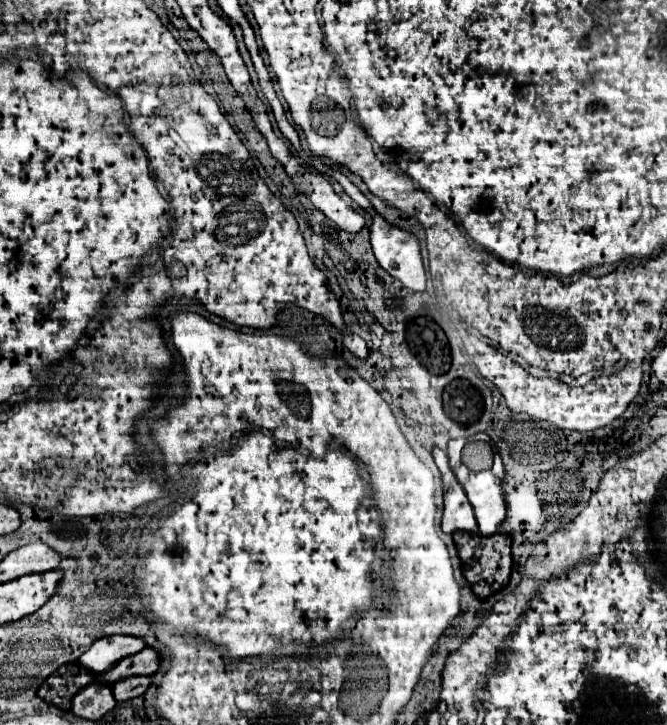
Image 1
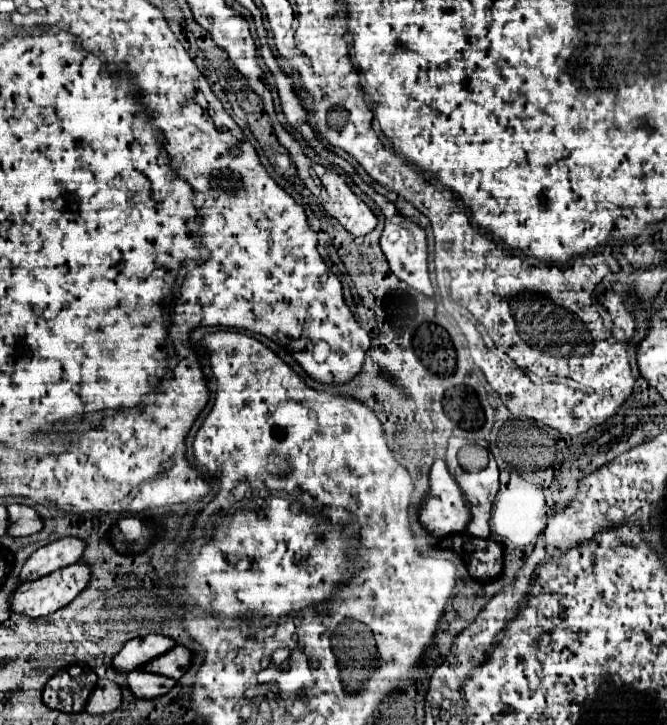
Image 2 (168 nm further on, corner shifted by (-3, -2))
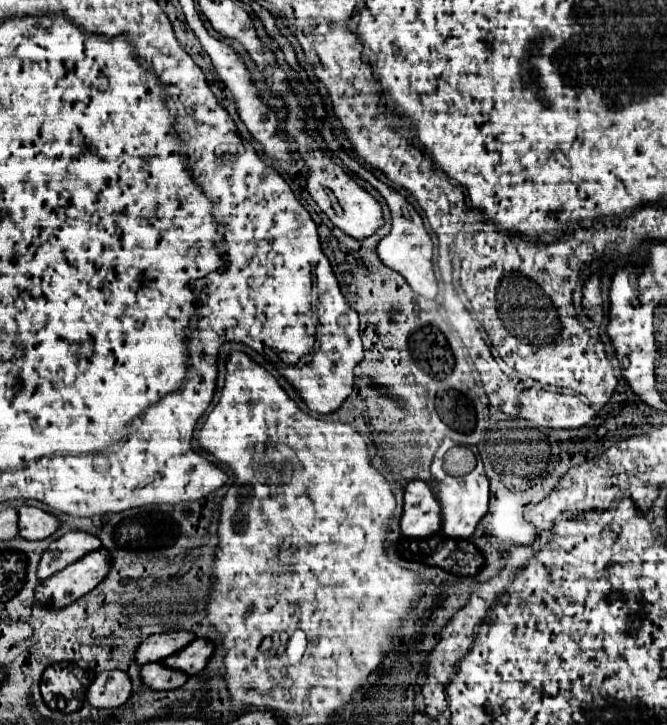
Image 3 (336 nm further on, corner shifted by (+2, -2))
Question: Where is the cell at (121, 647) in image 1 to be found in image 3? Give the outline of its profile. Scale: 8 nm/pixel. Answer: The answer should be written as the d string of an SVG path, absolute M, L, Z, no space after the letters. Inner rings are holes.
M170 631L160 635L150 635L136 651L136 661L140 665L152 663L152 661L164 661L166 657L178 653L186 645L190 645L196 639L190 631Z

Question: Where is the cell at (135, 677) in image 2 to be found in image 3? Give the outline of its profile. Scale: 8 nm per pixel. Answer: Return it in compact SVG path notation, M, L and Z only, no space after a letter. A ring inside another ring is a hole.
M146 663L142 665L142 679L152 689L178 689L186 683L188 675L162 663Z

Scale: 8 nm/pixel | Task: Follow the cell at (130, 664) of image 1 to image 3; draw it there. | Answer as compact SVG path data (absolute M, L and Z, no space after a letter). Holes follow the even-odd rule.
M202 637L202 639L196 639L194 643L190 643L188 647L184 647L180 653L174 653L168 659L164 659L164 665L186 671L188 675L196 675L206 667L212 653L214 653L212 643Z

